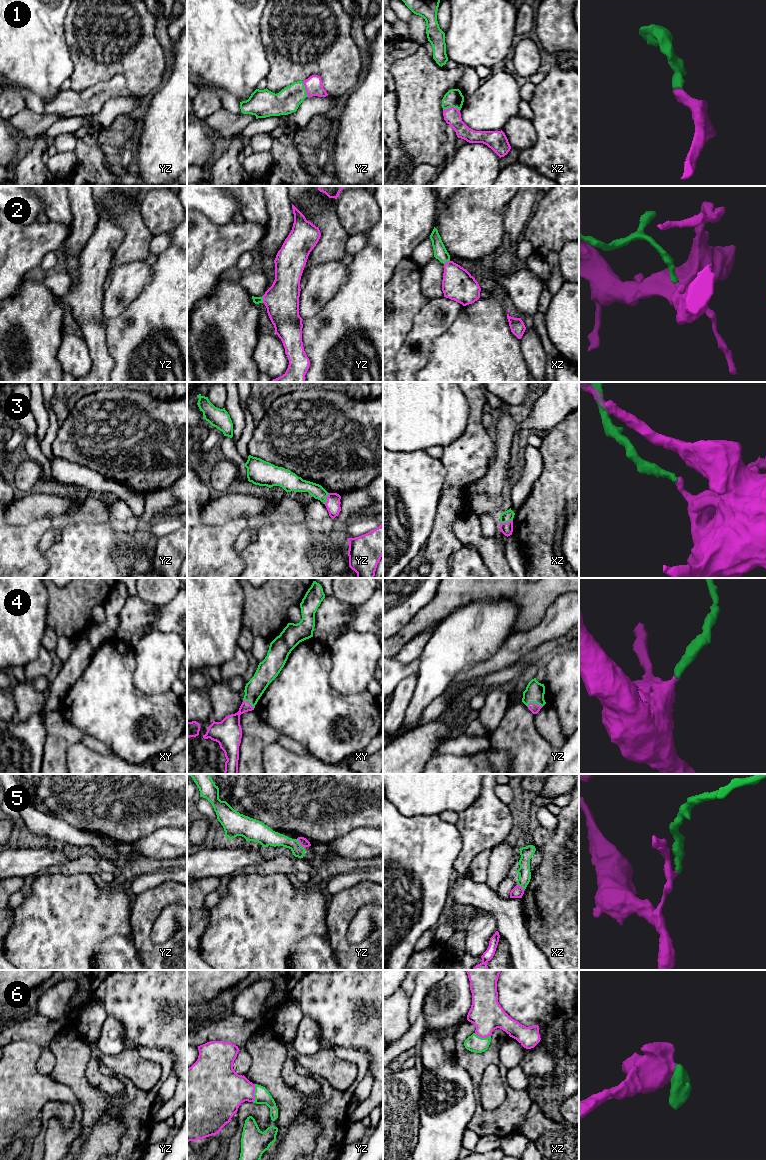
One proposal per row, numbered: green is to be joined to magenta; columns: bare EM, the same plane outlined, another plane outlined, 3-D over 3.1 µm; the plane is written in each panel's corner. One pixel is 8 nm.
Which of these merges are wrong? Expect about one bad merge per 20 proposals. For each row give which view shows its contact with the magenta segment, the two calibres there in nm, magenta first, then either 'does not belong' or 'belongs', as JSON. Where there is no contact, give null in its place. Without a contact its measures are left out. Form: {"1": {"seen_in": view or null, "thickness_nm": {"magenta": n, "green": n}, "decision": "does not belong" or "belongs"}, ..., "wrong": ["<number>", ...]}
{"1": {"seen_in": "xz", "thickness_nm": {"magenta": 140, "green": 140}, "decision": "belongs"}, "2": {"seen_in": "yz", "thickness_nm": {"magenta": 280, "green": 60}, "decision": "belongs"}, "3": {"seen_in": "xz", "thickness_nm": {"magenta": 100, "green": 90}, "decision": "belongs"}, "4": {"seen_in": "yz", "thickness_nm": {"magenta": 80, "green": 160}, "decision": "belongs"}, "5": {"seen_in": "yz", "thickness_nm": {"magenta": 70, "green": 130}, "decision": "does not belong"}, "6": {"seen_in": "yz", "thickness_nm": {"magenta": 360, "green": 120}, "decision": "belongs"}, "wrong": ["5"]}

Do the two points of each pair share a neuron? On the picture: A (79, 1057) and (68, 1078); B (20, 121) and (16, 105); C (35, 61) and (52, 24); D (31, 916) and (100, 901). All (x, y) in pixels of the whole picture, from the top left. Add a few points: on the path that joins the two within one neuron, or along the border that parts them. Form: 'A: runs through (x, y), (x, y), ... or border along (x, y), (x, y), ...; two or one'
A: runs through (74, 1062), (70, 1066), (70, 1073); one
B: border along (26, 106), (10, 118); two
C: runs through (35, 52), (35, 41), (43, 33); one
D: runs through (48, 916), (83, 915); one

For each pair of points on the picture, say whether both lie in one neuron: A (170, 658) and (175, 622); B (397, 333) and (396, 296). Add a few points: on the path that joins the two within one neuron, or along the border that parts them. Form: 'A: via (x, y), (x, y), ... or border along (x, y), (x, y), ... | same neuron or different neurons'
A: border along (150, 632), (160, 630), (165, 633), (176, 633) | different neurons
B: via (397, 324), (396, 305) | same neuron

